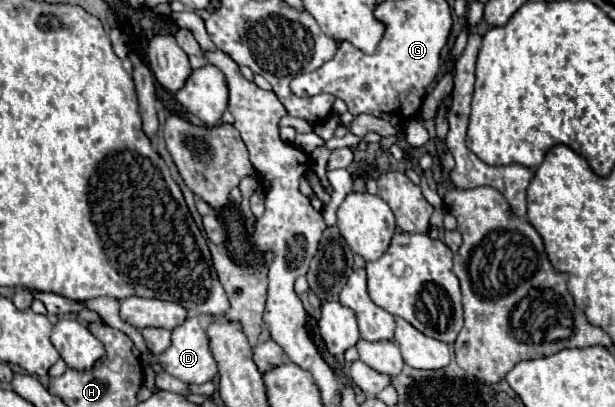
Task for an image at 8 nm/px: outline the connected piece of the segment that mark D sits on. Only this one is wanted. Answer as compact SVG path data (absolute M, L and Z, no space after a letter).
M198 317L186 319L172 331L172 345L158 355L158 363L166 373L188 385L206 383L216 377L218 365Z

